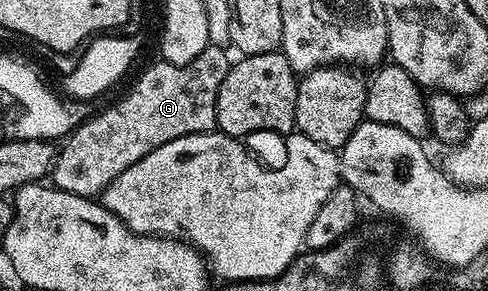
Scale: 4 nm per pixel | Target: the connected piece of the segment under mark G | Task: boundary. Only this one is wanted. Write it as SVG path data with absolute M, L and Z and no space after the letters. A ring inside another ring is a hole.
M209 43L193 61L173 65L156 61L139 75L124 99L104 109L100 115L78 124L62 140L49 172L49 179L60 191L88 197L102 196L103 190L129 165L141 161L153 149L161 149L177 137L195 135L215 127L217 93L228 75L228 50Z

